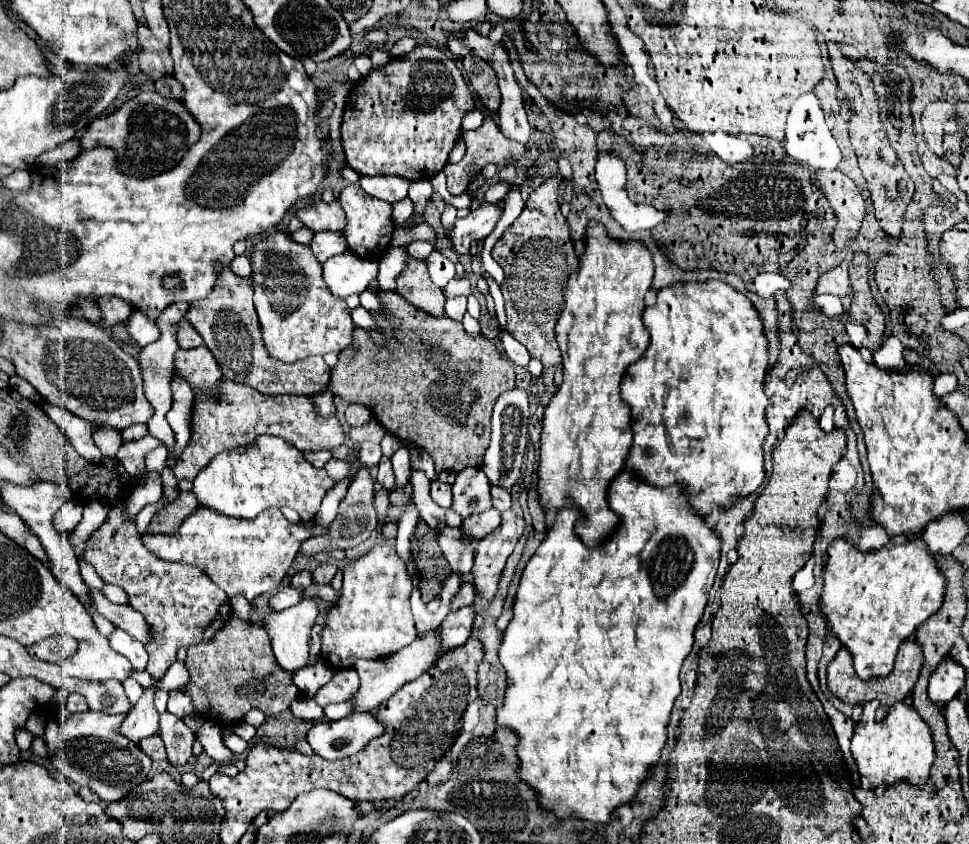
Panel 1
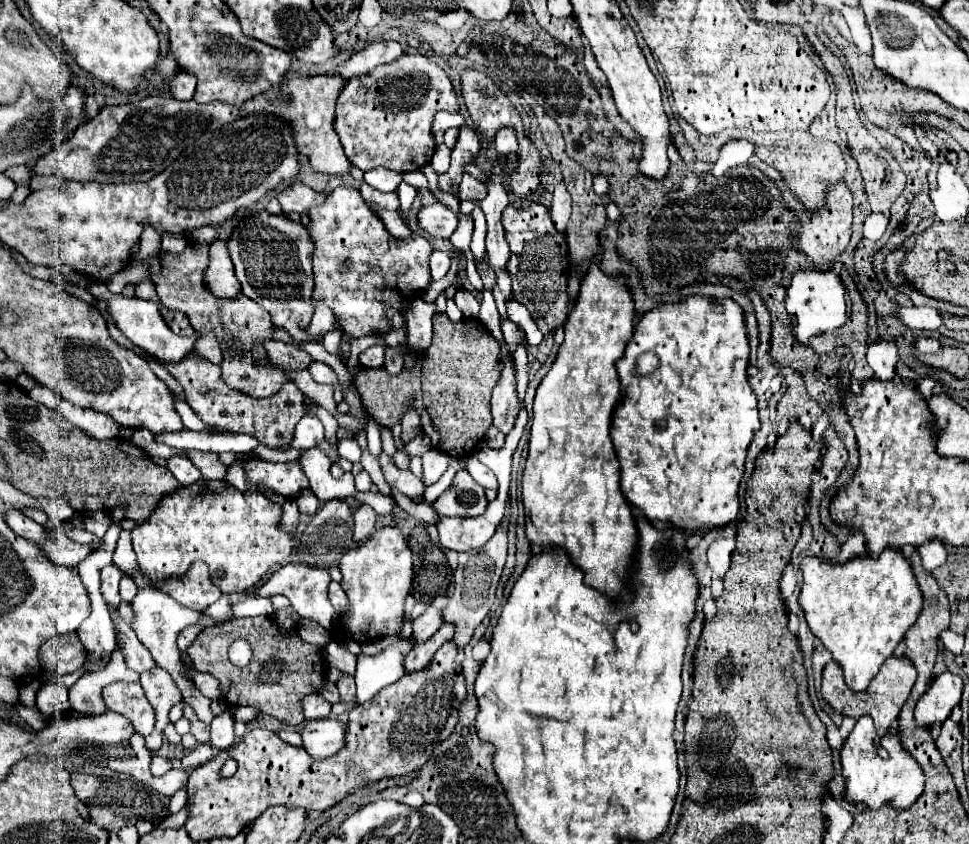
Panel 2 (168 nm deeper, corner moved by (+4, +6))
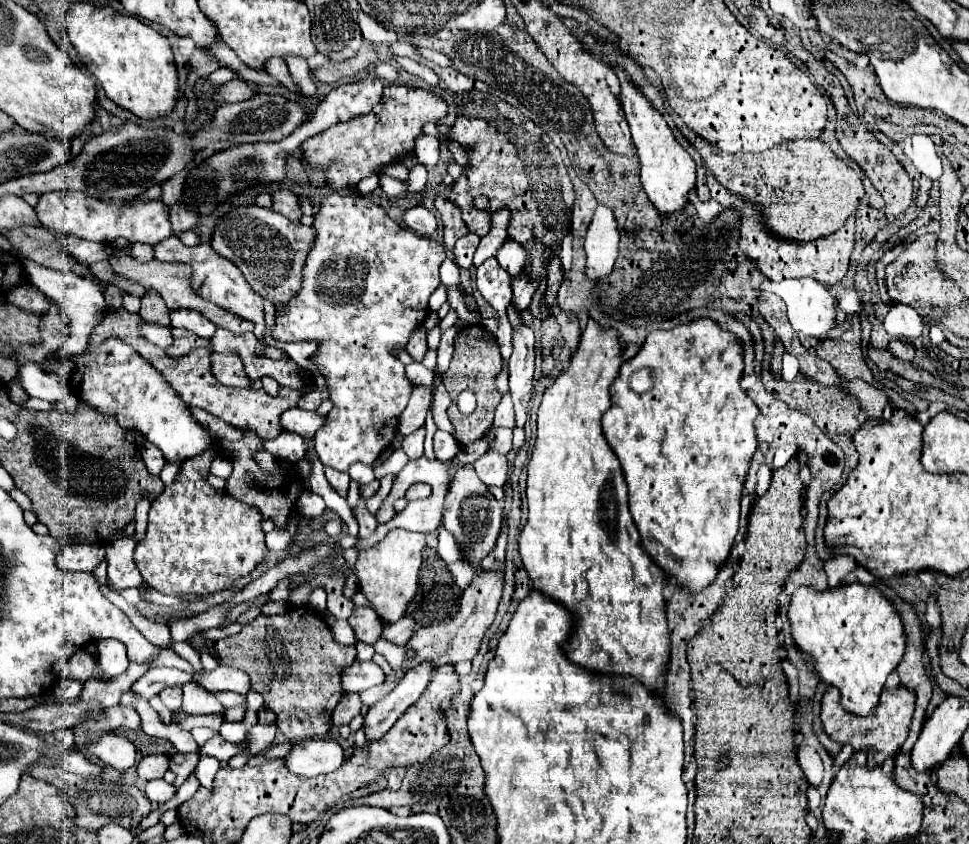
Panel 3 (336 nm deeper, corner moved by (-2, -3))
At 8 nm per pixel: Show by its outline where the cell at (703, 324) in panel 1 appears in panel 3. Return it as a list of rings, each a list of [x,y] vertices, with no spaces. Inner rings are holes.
[[[699,317],[699,319],[693,319],[689,323],[683,323],[683,325],[677,325],[669,331],[663,331],[663,329],[655,329],[647,335],[645,343],[641,345],[639,353],[625,361],[621,365],[621,371],[619,371],[619,377],[613,381],[611,385],[611,401],[615,405],[611,405],[611,409],[603,415],[603,433],[605,433],[605,439],[607,443],[611,445],[611,449],[615,451],[615,455],[619,457],[621,461],[621,469],[623,469],[623,477],[625,477],[625,483],[627,483],[627,489],[629,489],[629,511],[633,515],[633,521],[641,533],[641,545],[645,547],[645,551],[651,555],[651,559],[669,575],[673,575],[677,579],[679,585],[685,585],[685,589],[689,591],[701,591],[705,589],[717,575],[719,567],[725,563],[725,559],[729,557],[729,551],[733,547],[733,539],[737,535],[737,529],[739,529],[739,501],[741,501],[741,493],[743,493],[743,483],[745,483],[745,475],[749,471],[749,463],[757,451],[757,439],[755,439],[755,427],[753,427],[753,421],[759,413],[755,401],[741,389],[741,377],[743,377],[743,349],[741,349],[741,343],[737,341],[737,337],[733,333],[727,333],[723,327],[719,327],[717,321],[709,319],[709,317]],[[637,369],[651,369],[653,375],[655,375],[655,385],[651,391],[643,393],[643,395],[637,395],[631,387],[629,387],[629,375]]]

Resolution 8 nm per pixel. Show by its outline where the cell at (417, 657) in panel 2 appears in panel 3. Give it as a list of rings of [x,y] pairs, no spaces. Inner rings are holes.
[[[417,665],[415,669],[409,669],[399,685],[381,701],[377,701],[365,715],[365,735],[367,739],[383,737],[397,719],[421,697],[425,687],[431,681],[433,665]]]

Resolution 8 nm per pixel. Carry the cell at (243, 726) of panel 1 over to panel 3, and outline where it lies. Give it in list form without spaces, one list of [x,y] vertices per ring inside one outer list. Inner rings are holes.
[[[215,735],[210,738],[207,744],[203,745],[199,751],[201,751],[201,755],[213,755],[213,757],[217,757],[219,761],[229,761],[233,755],[247,751],[247,743],[241,741],[241,743],[235,743],[235,745],[233,745],[233,743],[223,741],[219,735]]]

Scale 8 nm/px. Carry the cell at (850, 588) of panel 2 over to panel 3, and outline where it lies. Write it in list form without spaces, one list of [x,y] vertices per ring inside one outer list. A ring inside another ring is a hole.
[[[861,583],[839,585],[835,589],[825,589],[825,591],[801,585],[795,589],[791,597],[789,619],[791,619],[791,635],[797,647],[813,655],[819,679],[823,679],[827,685],[835,685],[841,691],[841,705],[845,707],[845,711],[863,717],[869,715],[881,697],[881,689],[885,685],[887,675],[899,665],[905,653],[907,637],[901,615],[897,613],[895,605],[889,599],[885,599],[877,587],[865,587]]]

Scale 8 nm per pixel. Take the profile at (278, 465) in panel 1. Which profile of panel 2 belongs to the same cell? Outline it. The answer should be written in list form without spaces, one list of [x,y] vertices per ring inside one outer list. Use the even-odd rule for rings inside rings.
[[[253,460],[245,464],[245,470],[247,470],[247,478],[253,484],[265,484],[285,498],[295,498],[301,488],[309,486],[309,480],[303,474],[303,468],[299,466],[299,462],[273,464],[273,462]]]

